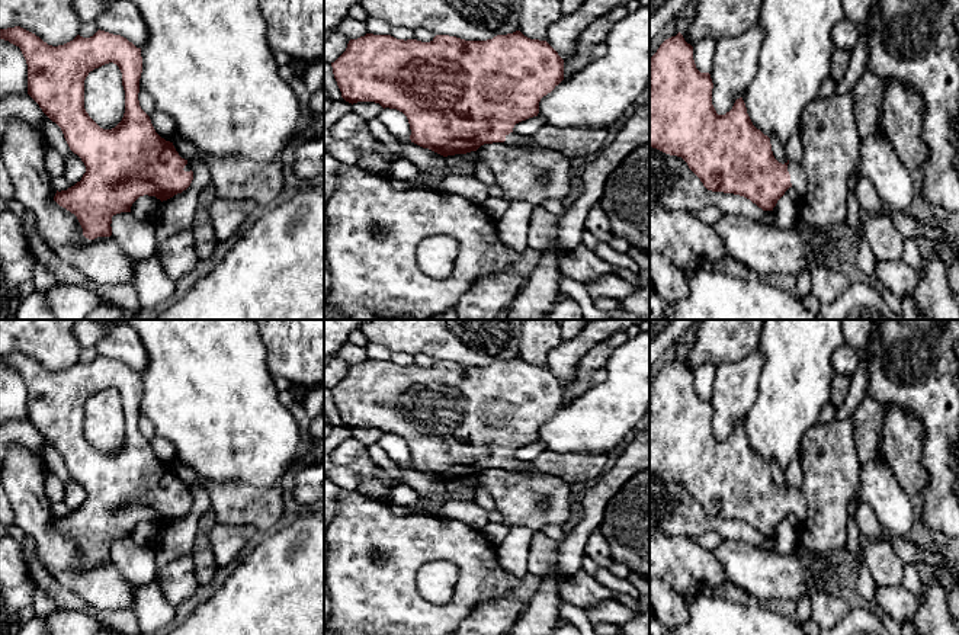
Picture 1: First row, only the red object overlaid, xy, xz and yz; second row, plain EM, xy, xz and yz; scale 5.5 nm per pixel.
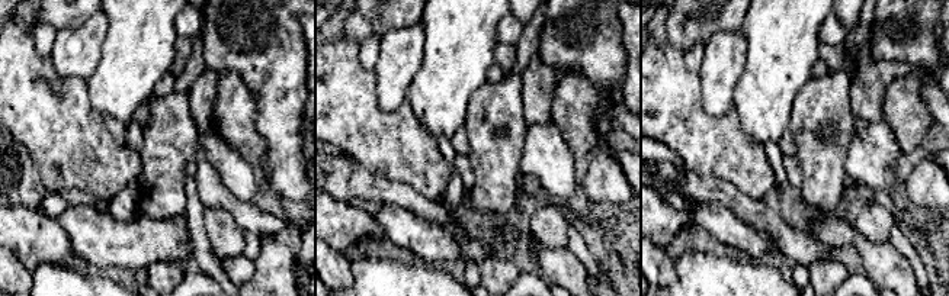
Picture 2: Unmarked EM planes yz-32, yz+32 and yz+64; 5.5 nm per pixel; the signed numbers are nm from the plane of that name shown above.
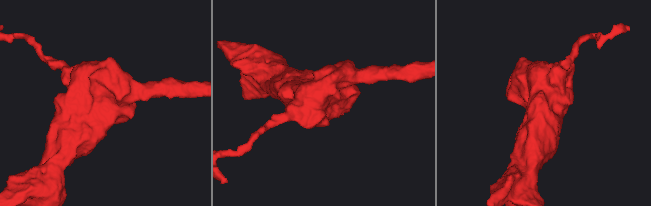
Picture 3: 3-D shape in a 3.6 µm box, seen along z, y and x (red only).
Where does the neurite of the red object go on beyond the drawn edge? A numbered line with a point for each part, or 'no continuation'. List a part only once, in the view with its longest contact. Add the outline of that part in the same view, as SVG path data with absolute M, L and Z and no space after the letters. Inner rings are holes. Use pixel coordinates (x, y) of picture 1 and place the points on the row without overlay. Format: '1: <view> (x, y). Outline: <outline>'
1: yz (798, 506). Outline: M789 487L788 497L790 500L792 513L804 523L806 519L806 504L801 488Z

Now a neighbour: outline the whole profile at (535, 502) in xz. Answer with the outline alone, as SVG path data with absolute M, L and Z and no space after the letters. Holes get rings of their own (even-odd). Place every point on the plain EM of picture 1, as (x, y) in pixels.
M504 468L484 469L475 478L478 485L490 491L495 510L510 527L526 526L538 532L548 525L564 526L571 516L574 496L571 485L561 478L552 475L517 474Z

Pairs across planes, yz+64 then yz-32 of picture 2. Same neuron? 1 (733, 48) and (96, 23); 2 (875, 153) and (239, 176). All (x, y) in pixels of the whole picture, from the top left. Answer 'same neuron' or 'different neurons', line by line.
1: same neuron
2: same neuron

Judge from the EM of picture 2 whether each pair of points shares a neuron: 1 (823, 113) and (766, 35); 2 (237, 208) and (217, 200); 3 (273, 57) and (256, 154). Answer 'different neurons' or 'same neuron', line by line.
1: different neurons
2: same neuron
3: different neurons

